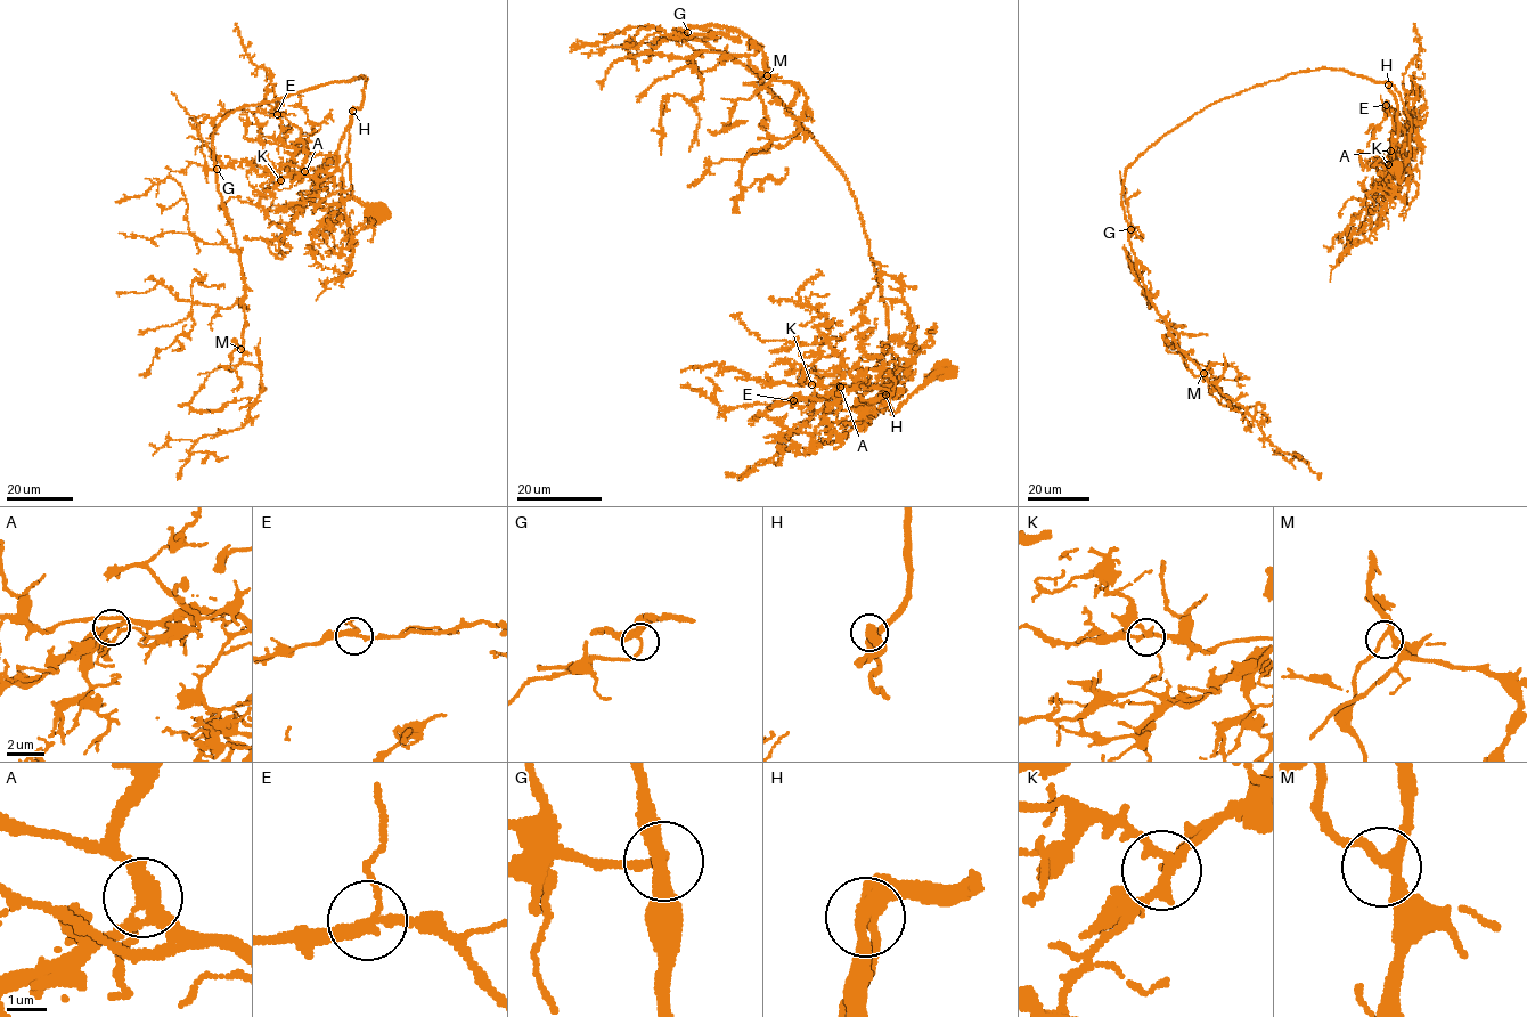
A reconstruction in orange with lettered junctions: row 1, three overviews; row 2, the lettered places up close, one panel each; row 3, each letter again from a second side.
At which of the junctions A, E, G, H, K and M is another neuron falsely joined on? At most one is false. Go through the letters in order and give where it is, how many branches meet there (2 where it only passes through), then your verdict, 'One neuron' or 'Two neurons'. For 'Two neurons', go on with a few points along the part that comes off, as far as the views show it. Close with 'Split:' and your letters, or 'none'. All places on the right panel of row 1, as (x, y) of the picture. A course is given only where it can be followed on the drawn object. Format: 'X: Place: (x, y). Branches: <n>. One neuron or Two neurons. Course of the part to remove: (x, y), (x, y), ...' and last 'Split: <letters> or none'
A: Place: (1390, 151). Branches: 3. One neuron
E: Place: (1386, 105). Branches: 3. One neuron
G: Place: (1131, 229). Branches: 3. One neuron
H: Place: (1388, 84). Branches: 3. One neuron
K: Place: (1388, 164). Branches: 3. One neuron
M: Place: (1203, 373). Branches: 3. One neuron
Split: none

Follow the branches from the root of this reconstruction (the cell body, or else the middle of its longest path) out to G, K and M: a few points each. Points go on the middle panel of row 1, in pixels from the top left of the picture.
G: (939, 369), (892, 414), (886, 404), (895, 382), (887, 306), (847, 178), (757, 75), (675, 31), (687, 32)
K: (939, 369), (892, 414), (886, 404), (887, 393), (882, 401), (881, 392), (870, 384), (825, 388), (811, 384)
M: (939, 369), (892, 414), (887, 306), (847, 178), (757, 75), (675, 31), (737, 30), (761, 49), (767, 75)

